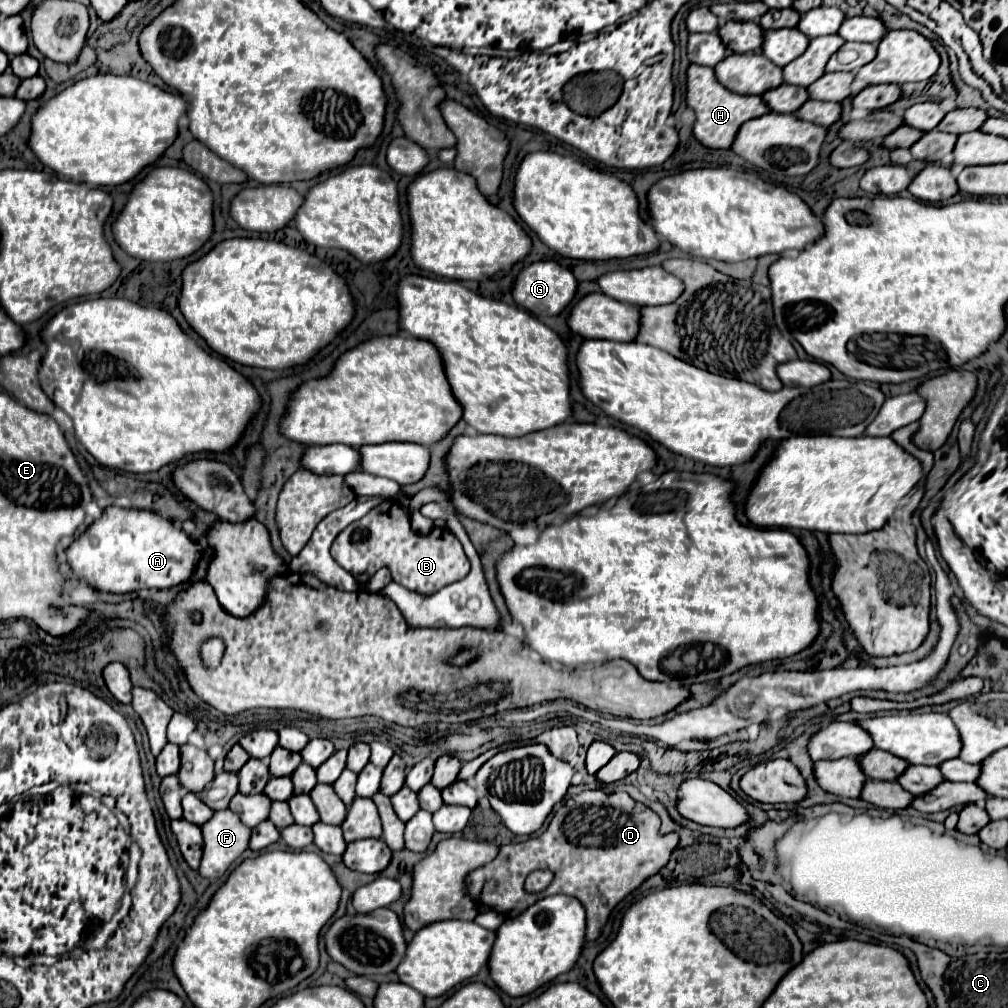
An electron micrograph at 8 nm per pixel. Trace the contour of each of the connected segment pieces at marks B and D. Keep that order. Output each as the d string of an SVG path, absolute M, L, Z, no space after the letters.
M385 500L339 532L331 546L331 556L341 568L361 580L361 584L367 584L379 568L387 566L397 584L423 596L431 596L431 592L435 594L443 586L463 580L469 572L465 550L447 528L433 528L427 536L417 534L411 528L409 514L395 500Z
M585 790L561 804L543 834L525 842L501 846L493 862L467 878L467 886L483 906L507 916L519 916L519 912L527 908L529 892L523 888L527 866L535 866L535 870L547 868L555 872L555 880L539 894L567 894L579 898L587 908L587 940L597 940L615 906L667 866L679 846L677 832L661 834L659 828L661 818L645 804L635 802L629 794Z

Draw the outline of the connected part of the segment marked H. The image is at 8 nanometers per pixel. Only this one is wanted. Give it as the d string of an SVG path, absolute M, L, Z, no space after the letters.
M691 64L687 70L687 104L697 112L693 132L697 140L709 148L731 148L741 124L771 112L771 108L763 102L761 96L741 96L729 92L711 72L711 68L699 68L697 64Z

